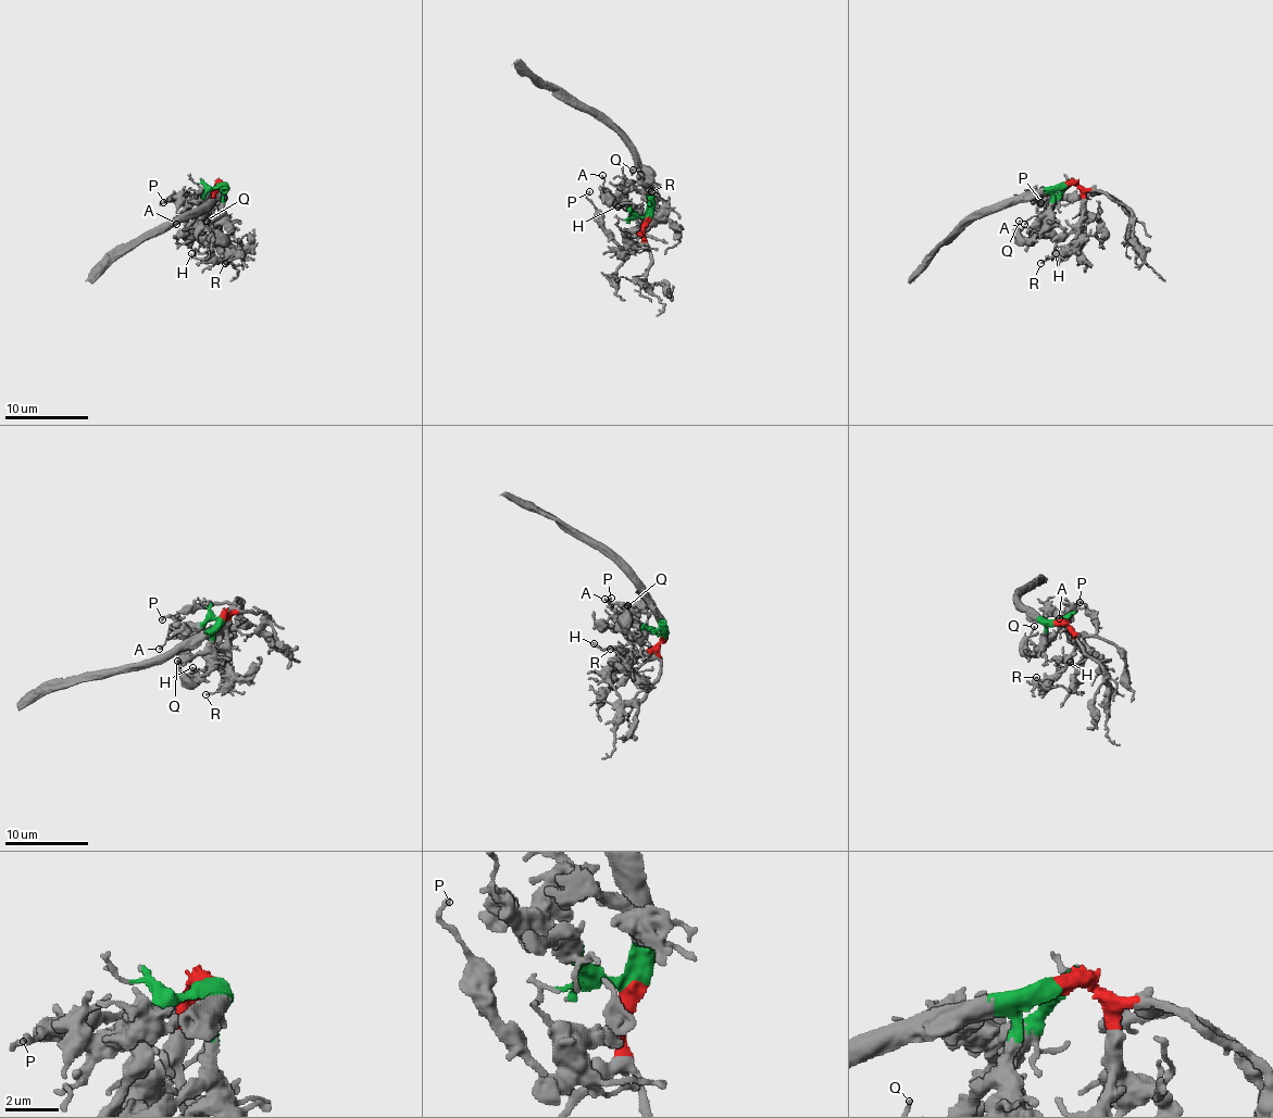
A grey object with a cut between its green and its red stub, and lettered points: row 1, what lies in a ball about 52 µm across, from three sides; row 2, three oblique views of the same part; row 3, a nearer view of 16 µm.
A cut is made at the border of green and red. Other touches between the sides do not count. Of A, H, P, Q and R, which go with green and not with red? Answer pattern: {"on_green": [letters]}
{"on_green": ["A", "Q"]}

